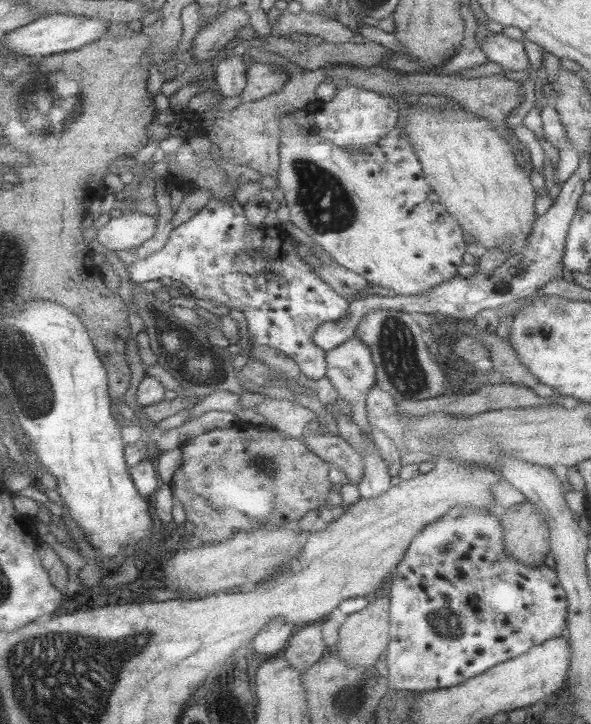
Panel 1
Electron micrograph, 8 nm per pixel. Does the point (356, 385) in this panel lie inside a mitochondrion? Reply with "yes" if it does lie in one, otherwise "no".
no

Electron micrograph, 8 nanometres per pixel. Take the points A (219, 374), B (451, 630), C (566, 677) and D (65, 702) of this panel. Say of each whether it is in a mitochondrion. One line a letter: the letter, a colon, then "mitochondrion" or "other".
A: other
B: mitochondrion
C: other
D: mitochondrion

